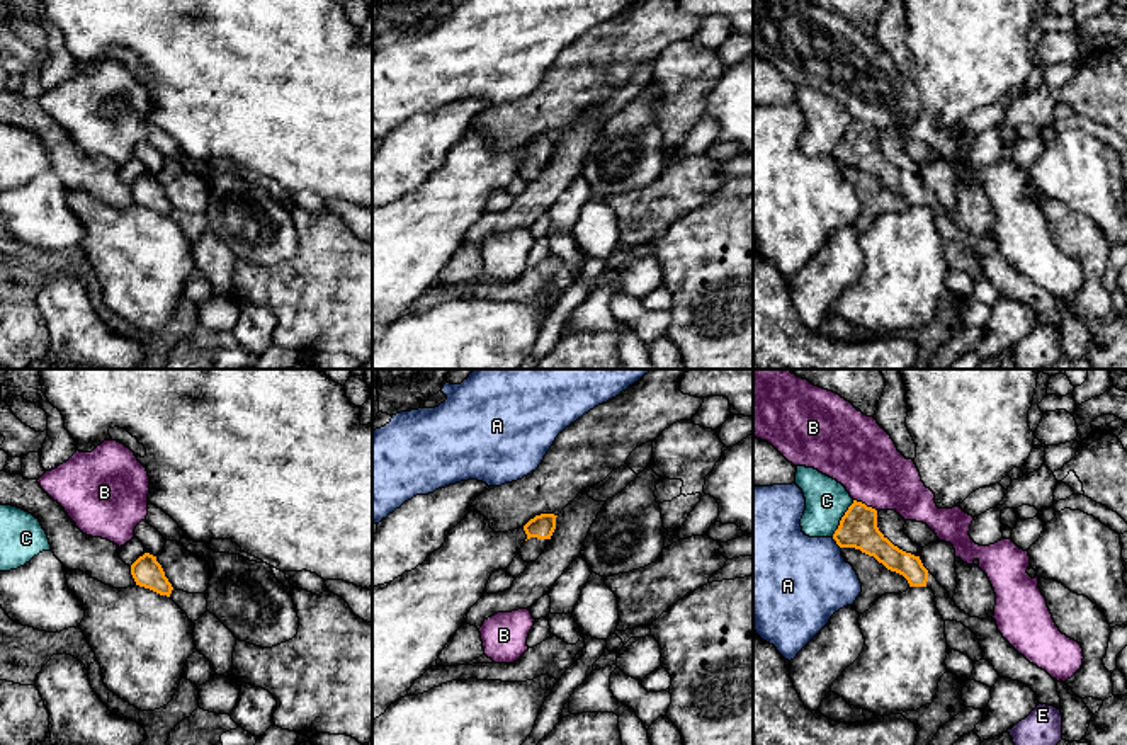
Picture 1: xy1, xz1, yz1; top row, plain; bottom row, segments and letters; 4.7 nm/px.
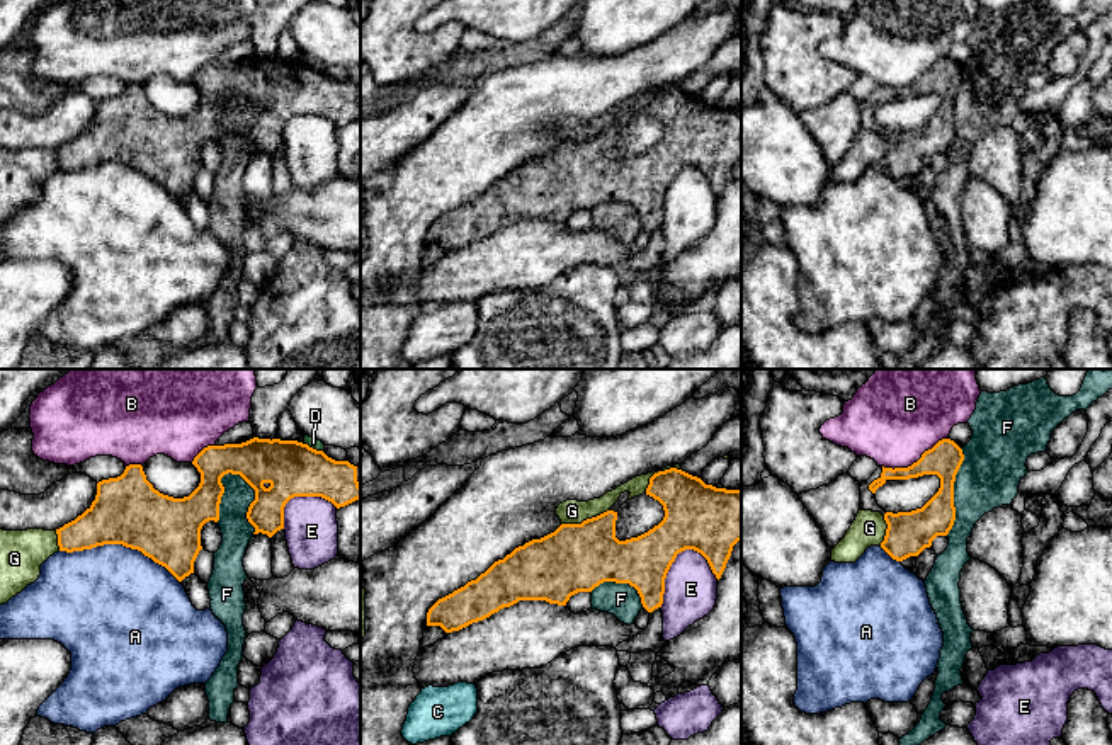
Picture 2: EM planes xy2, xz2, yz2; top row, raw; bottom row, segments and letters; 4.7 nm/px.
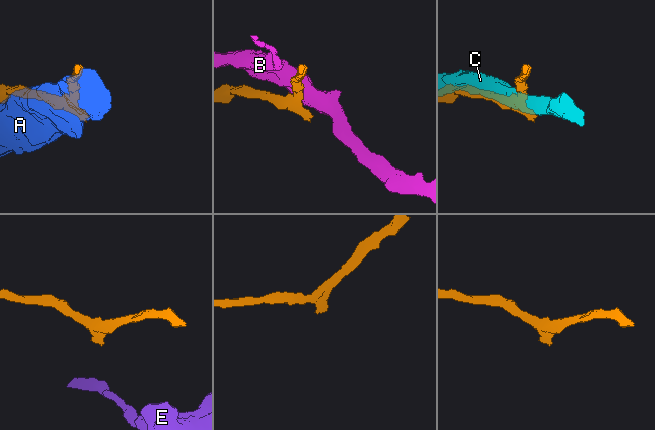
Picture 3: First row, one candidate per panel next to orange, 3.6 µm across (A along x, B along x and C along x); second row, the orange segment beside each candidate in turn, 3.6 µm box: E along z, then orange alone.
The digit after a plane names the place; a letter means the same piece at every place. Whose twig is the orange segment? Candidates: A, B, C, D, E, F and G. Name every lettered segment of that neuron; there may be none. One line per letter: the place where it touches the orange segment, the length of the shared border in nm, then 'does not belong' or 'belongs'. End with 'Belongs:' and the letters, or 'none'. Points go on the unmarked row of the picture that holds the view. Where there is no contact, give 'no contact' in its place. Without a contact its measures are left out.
A: meets orange in xy2 at (119, 162); contact 600 nm long; does not belong
B: meets orange in yz2 at (917, 80); contact 340 nm long; does not belong
C: meets orange in yz1 at (842, 138); contact 200 nm long; does not belong
D: meets orange in xy2 at (312, 67); contact 100 nm long; does not belong
E: meets orange in xz2 at (669, 187); contact 320 nm long; does not belong
F: meets orange in xy2 at (255, 118); contact 320 nm long; does not belong
G: meets orange in xz2 at (584, 140); contact 240 nm long; does not belong
Belongs: none

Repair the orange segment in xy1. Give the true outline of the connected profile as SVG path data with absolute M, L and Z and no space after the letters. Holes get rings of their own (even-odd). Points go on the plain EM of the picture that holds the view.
M144 172L131 184L131 194L136 204L150 208L160 214L170 216L173 209L161 184L156 180L156 175L150 172Z

